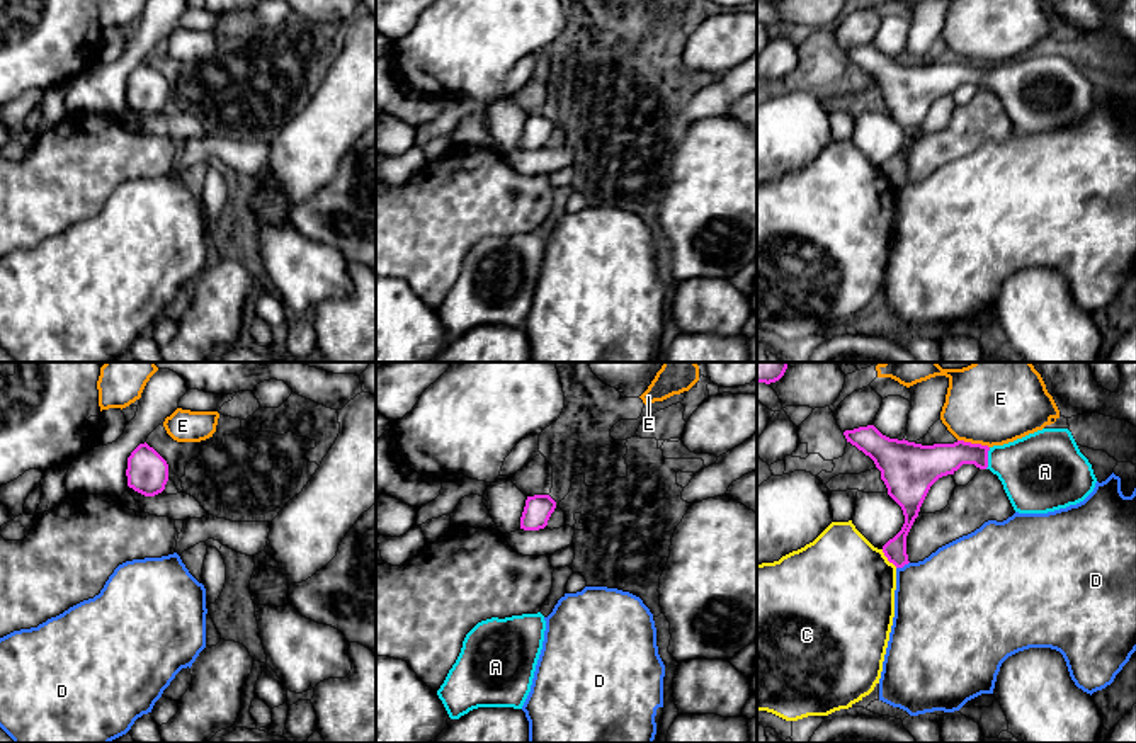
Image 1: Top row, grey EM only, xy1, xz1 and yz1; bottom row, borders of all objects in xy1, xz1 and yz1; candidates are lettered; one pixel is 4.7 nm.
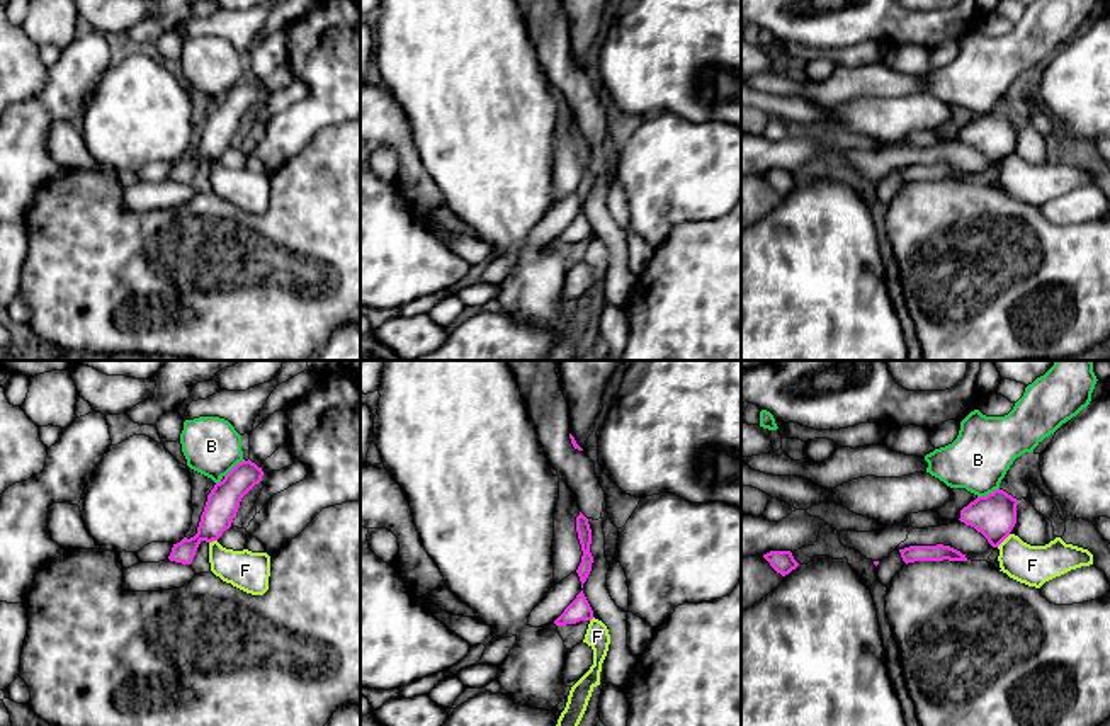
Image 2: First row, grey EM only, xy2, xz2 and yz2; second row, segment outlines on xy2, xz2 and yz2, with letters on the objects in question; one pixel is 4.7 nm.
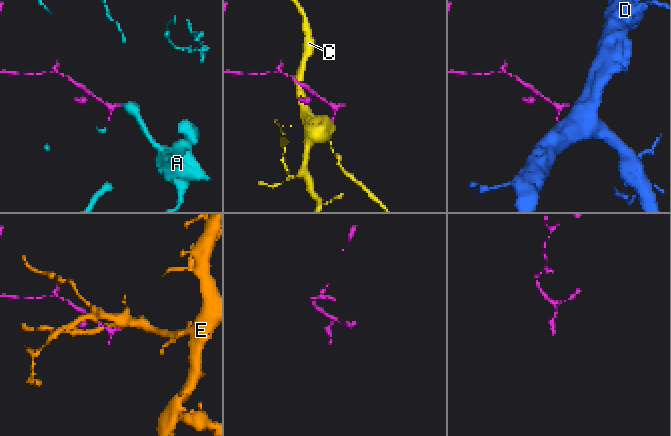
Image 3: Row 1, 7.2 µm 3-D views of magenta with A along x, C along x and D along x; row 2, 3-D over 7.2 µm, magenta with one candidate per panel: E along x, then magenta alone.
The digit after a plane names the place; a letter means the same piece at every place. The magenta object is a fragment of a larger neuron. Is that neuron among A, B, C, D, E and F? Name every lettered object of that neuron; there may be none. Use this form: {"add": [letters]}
{"add": ["A"]}

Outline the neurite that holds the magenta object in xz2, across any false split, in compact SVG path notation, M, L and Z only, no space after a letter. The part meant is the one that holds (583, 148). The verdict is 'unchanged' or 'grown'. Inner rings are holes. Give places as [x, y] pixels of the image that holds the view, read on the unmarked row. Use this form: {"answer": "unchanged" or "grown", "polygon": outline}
{"answer": "unchanged", "polygon": "M581 131L576 136L576 151L578 151L578 158L580 158L581 170L583 170L581 182L576 189L576 192L580 196L581 207L583 207L583 202L586 201L586 197L592 190L593 175L590 172L592 148L590 148L588 138Z"}

